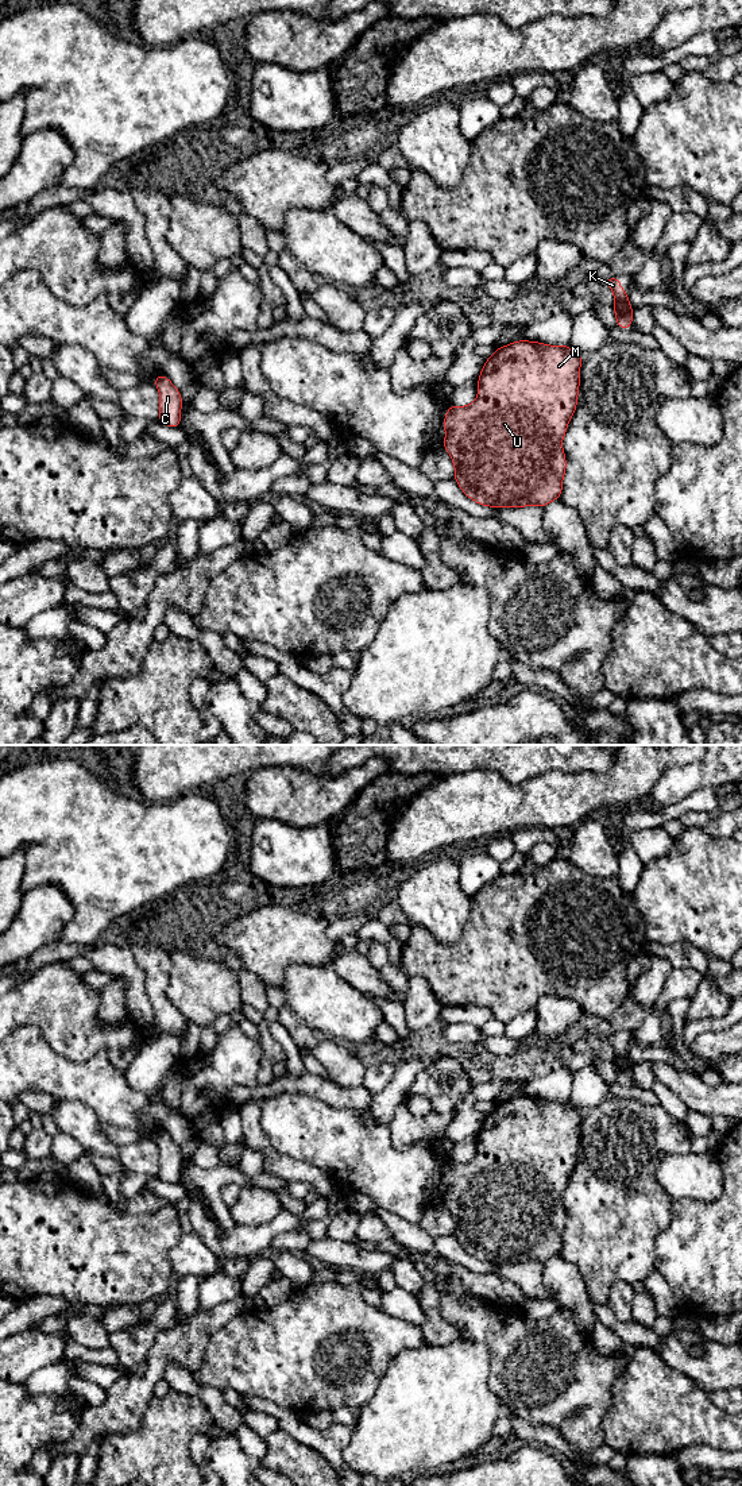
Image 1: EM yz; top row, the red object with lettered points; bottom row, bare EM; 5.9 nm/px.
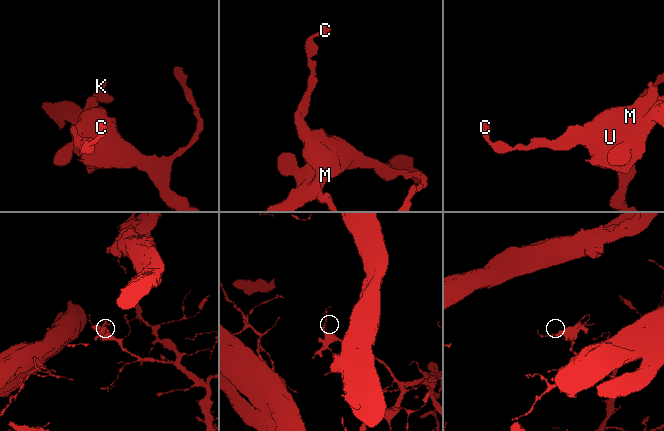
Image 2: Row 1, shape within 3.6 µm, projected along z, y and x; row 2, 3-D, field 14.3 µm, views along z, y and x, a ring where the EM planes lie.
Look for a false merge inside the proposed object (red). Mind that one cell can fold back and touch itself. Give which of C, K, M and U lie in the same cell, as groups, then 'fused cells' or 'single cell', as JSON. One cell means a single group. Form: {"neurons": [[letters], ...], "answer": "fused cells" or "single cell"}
{"neurons": [["C", "M", "U"], ["K"]], "answer": "fused cells"}

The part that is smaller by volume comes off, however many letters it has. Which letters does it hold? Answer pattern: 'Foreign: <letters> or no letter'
Foreign: K

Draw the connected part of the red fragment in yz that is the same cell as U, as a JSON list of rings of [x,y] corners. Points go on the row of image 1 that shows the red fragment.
[[[522,339],[519,341],[511,341],[507,346],[496,347],[495,352],[486,359],[486,363],[478,378],[478,397],[467,406],[451,405],[447,409],[443,426],[445,429],[445,439],[443,448],[445,448],[453,462],[455,474],[453,479],[459,485],[460,490],[474,502],[486,507],[526,507],[541,506],[545,507],[552,501],[560,499],[563,493],[563,479],[567,471],[567,458],[563,449],[563,439],[567,433],[567,426],[576,412],[579,387],[580,387],[580,368],[581,356],[567,344],[549,346],[540,341],[529,341]]]

